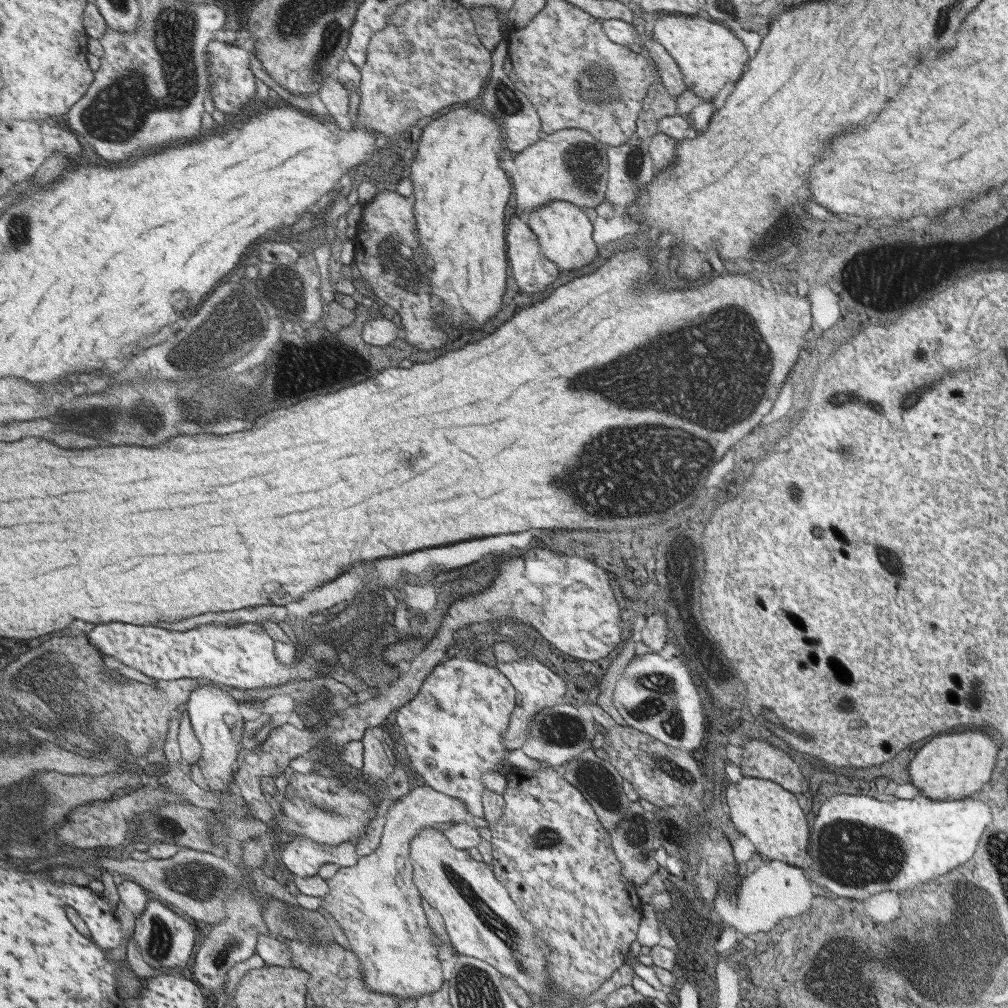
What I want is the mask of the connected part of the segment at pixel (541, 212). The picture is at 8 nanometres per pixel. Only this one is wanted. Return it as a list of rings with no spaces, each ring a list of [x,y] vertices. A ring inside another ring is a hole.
[[[551,201],[543,208],[527,212],[527,226],[537,237],[542,253],[556,264],[558,270],[571,270],[589,264],[597,248],[593,244],[593,224],[589,224],[587,215],[581,209],[566,201]],[[571,262],[571,266],[567,266]]]

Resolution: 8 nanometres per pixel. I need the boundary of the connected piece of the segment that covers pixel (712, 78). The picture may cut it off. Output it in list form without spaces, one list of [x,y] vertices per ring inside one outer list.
[[[695,15],[663,16],[653,24],[653,37],[671,56],[690,91],[705,102],[723,92],[727,82],[735,82],[744,72],[750,56],[743,43],[719,24],[709,24]]]

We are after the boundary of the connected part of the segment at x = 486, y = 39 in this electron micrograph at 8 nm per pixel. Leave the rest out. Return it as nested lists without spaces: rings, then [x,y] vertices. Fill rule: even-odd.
[[[472,6],[467,8],[471,15],[475,34],[481,41],[481,44],[489,51],[493,52],[494,48],[502,41],[502,28],[500,20],[496,18],[496,10],[492,6]]]

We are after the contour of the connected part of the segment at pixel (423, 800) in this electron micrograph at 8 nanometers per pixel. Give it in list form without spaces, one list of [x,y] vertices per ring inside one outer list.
[[[423,785],[410,786],[406,795],[395,799],[388,806],[379,846],[367,856],[359,857],[359,862],[351,867],[335,869],[336,875],[328,879],[331,892],[323,896],[320,903],[339,923],[353,952],[360,958],[361,979],[371,991],[393,995],[399,1000],[419,998],[438,991],[441,986],[441,966],[437,960],[437,948],[431,940],[431,932],[427,928],[423,910],[419,906],[418,887],[413,881],[413,866],[409,866],[409,840],[414,839],[419,830],[429,827],[441,827],[450,823],[463,823],[468,814],[466,804],[446,793],[437,792]]]

